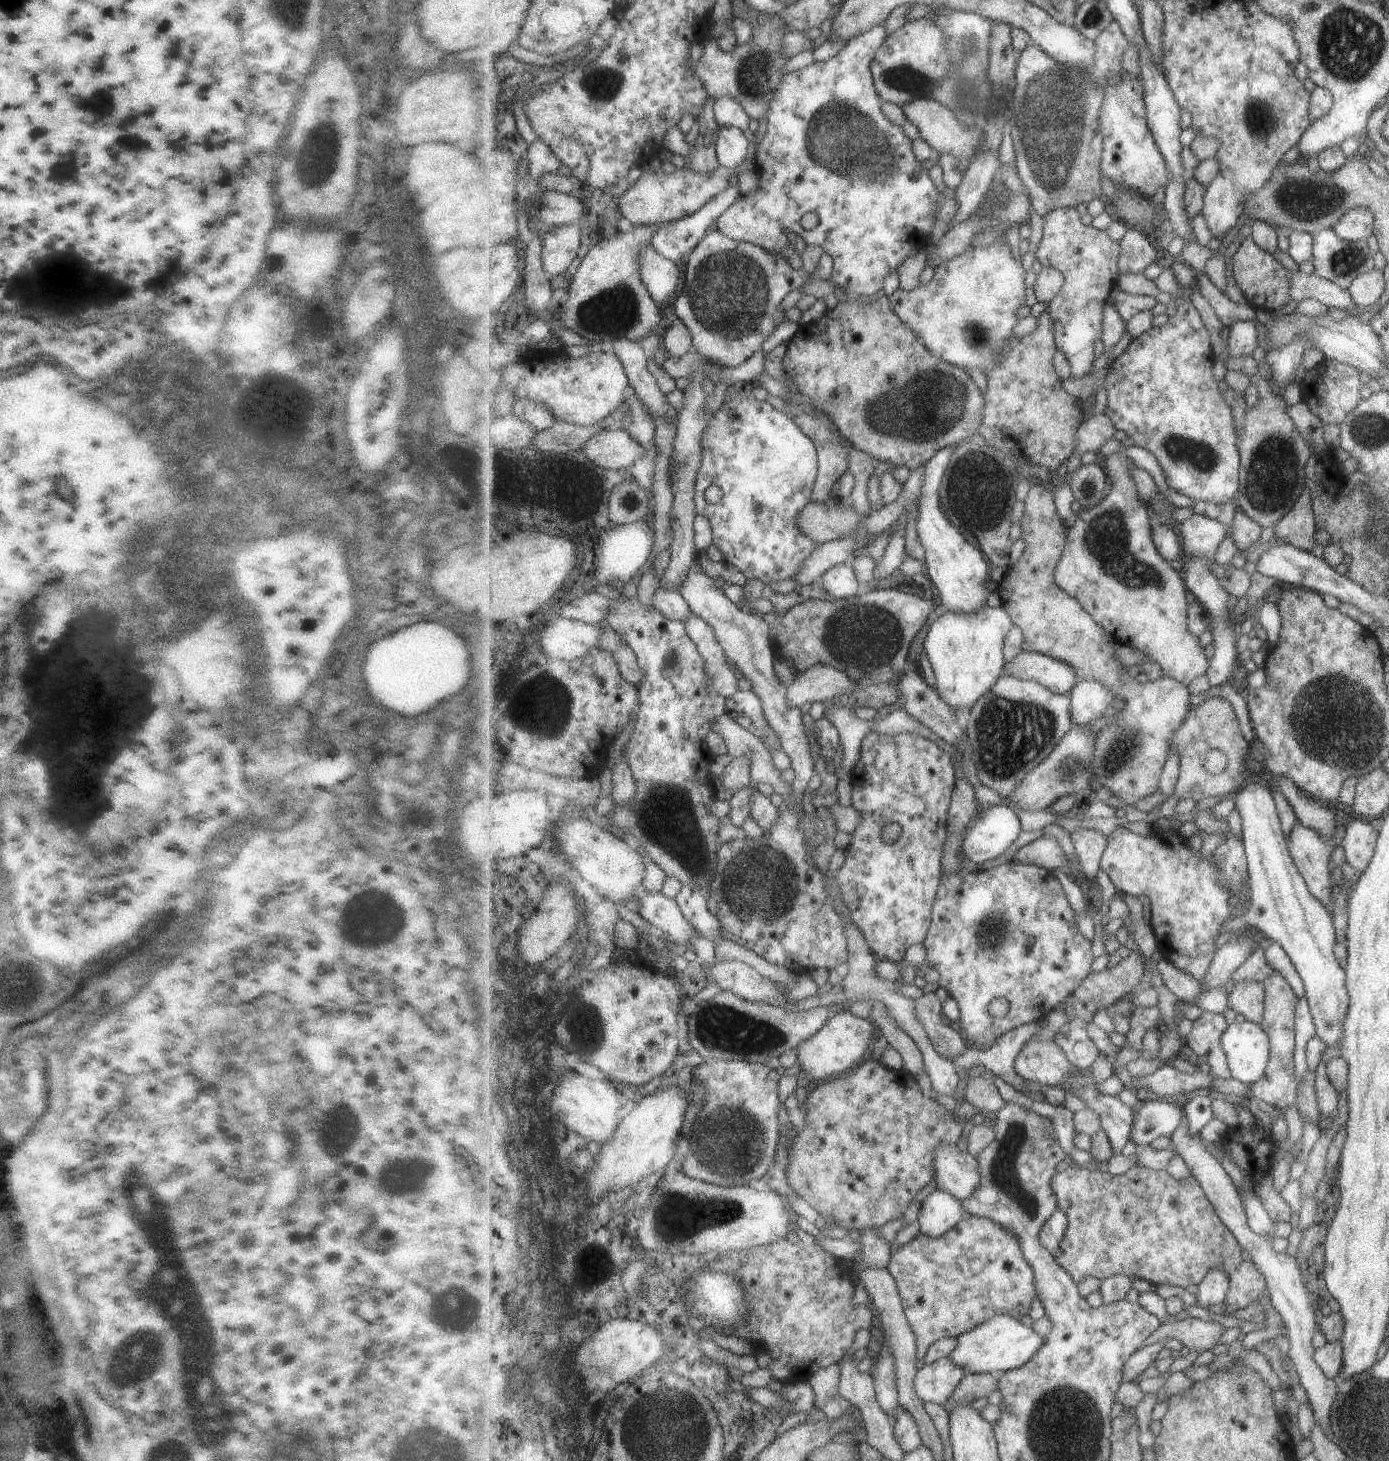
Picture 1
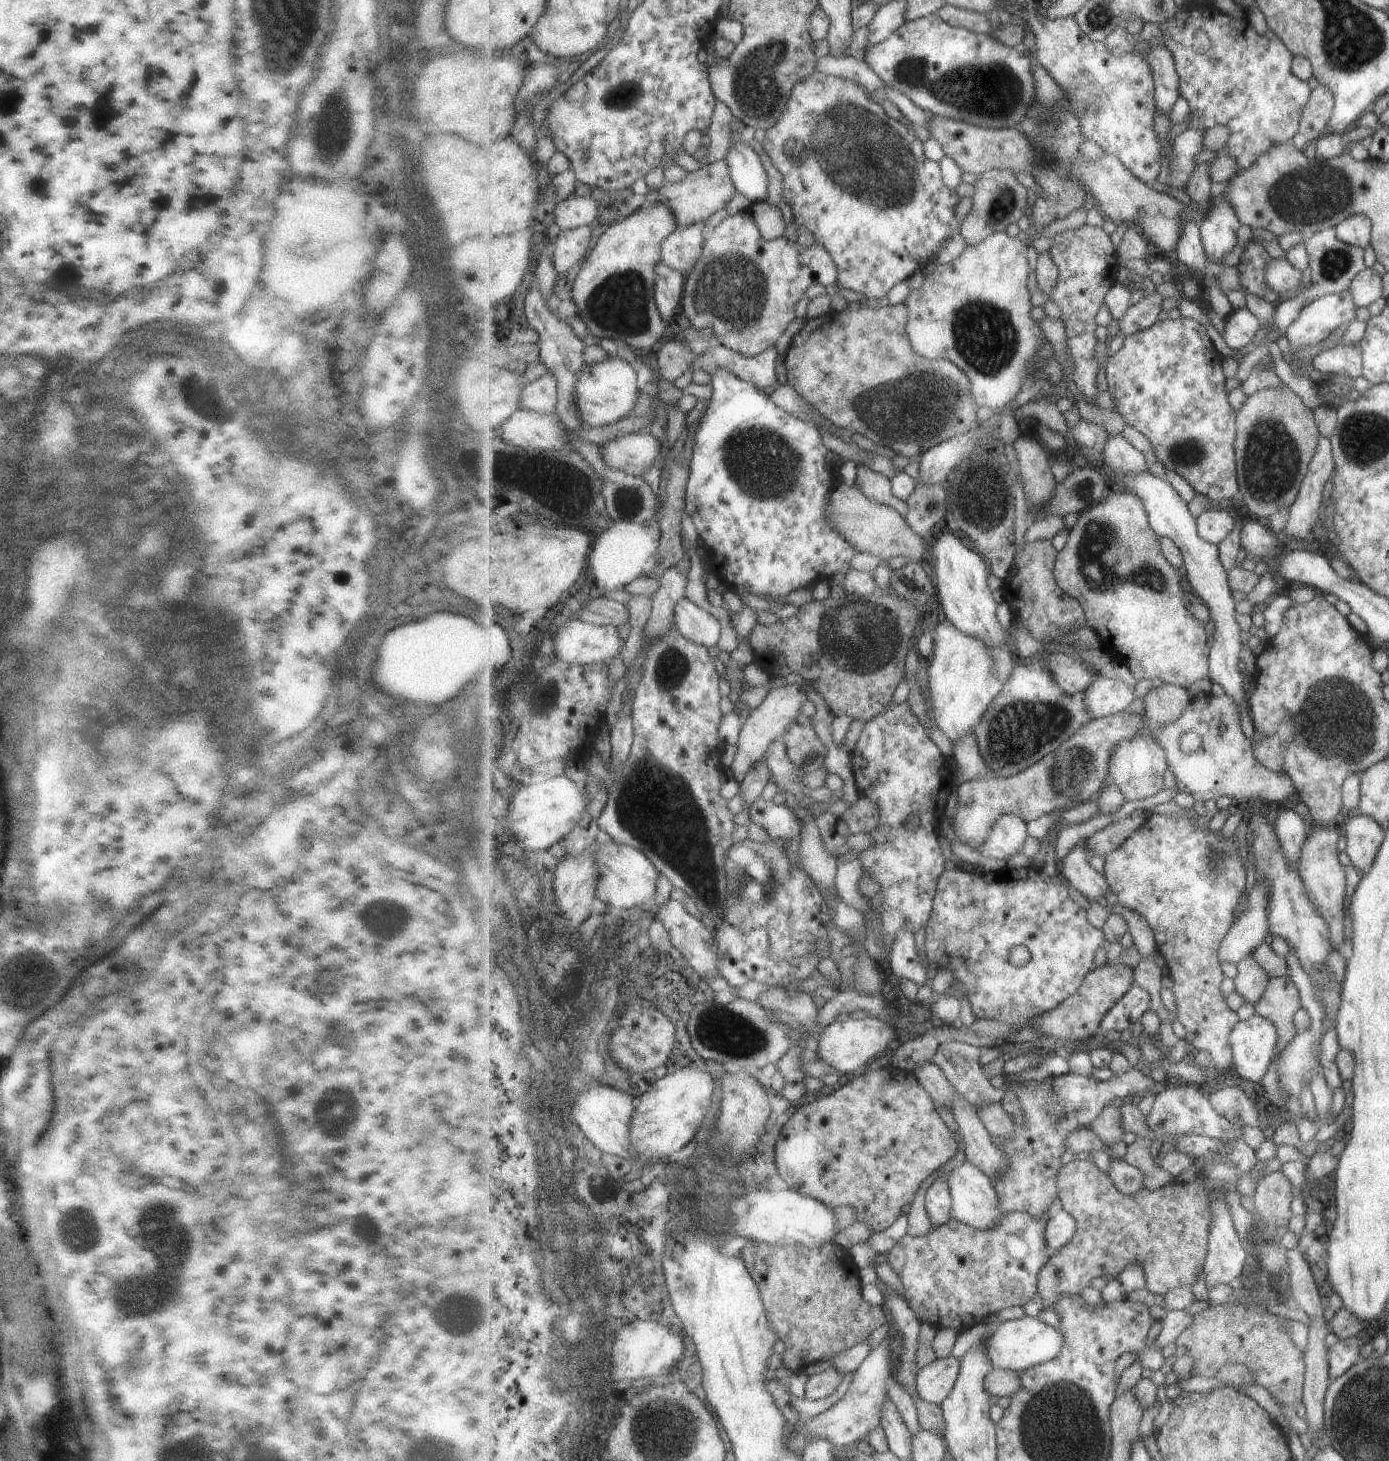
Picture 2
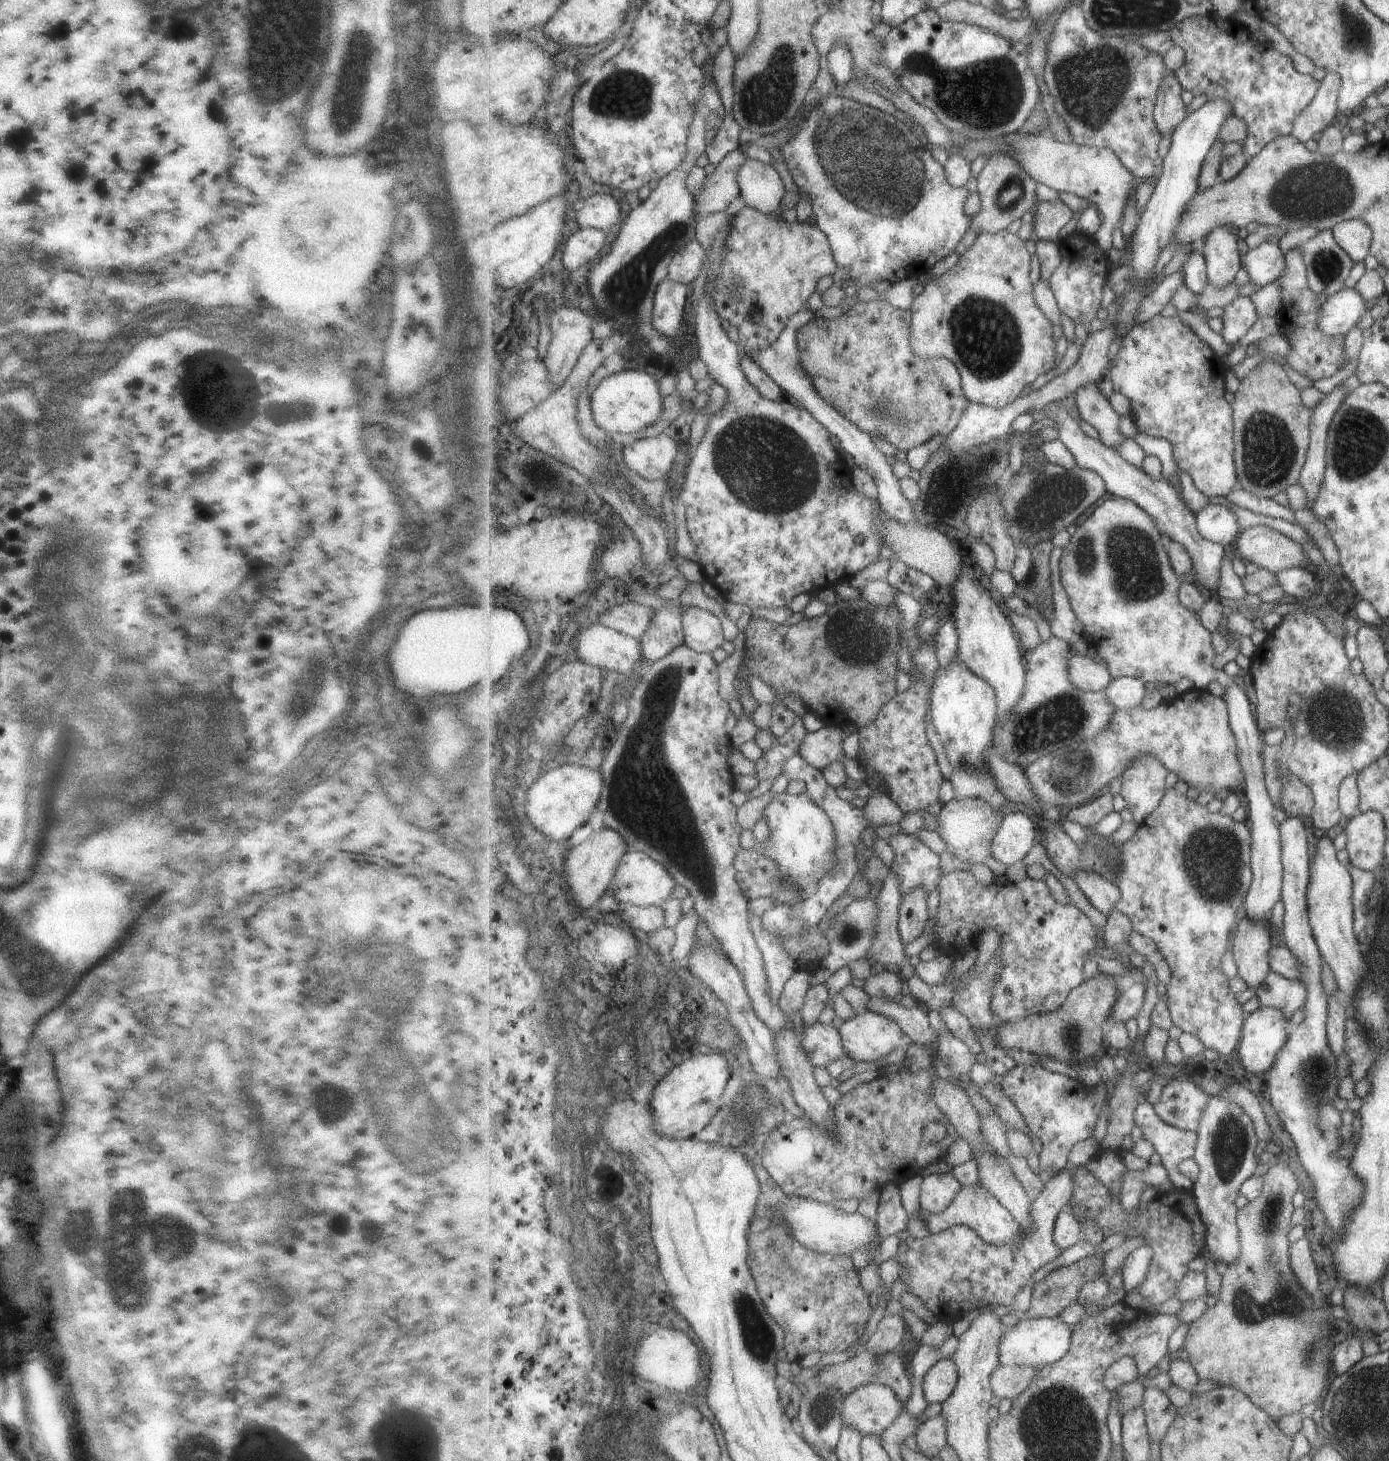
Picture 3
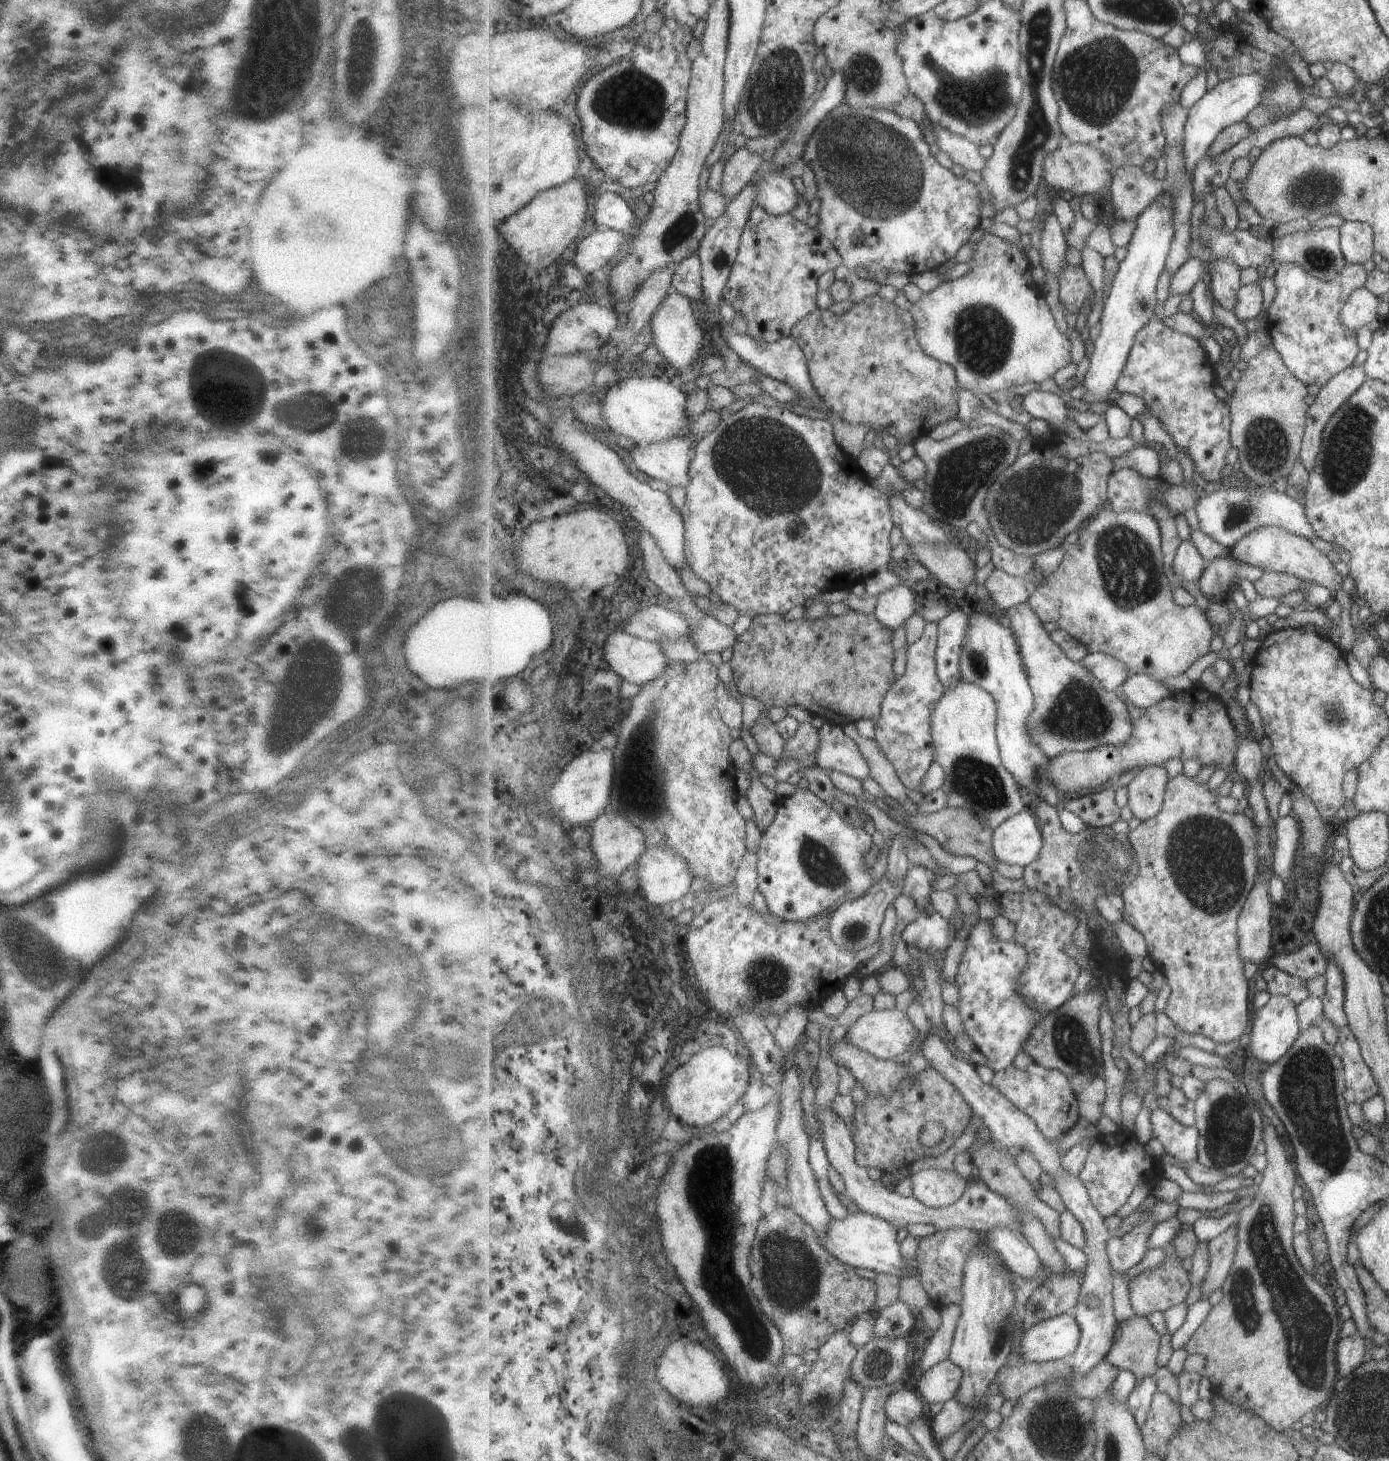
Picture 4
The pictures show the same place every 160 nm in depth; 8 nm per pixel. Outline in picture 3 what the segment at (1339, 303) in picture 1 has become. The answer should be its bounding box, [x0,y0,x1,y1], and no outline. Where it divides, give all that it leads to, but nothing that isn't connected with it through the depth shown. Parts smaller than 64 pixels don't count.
[1242,241,1286,288]

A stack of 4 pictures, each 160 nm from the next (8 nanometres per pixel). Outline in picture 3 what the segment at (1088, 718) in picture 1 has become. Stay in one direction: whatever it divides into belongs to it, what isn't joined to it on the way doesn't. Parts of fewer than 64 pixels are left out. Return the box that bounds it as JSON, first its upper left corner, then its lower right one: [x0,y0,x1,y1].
[1104,677,1147,711]

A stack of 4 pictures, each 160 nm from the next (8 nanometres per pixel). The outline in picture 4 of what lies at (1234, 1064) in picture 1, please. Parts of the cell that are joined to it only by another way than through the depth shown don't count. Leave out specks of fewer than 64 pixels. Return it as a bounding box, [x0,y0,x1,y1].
[1249,995,1302,1064]

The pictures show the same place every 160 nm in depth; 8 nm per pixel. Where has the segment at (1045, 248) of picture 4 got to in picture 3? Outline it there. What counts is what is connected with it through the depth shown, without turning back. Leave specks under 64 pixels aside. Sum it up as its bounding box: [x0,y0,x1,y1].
[1033,197,1075,242]

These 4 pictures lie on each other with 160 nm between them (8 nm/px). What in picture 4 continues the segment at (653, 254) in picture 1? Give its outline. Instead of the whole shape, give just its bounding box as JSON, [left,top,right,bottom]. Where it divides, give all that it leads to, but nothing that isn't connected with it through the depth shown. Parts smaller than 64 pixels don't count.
[650,287,708,373]

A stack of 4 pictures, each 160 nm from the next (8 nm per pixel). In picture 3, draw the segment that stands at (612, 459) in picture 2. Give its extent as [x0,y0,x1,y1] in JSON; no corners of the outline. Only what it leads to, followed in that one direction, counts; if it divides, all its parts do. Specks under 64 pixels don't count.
[623,432,680,480]

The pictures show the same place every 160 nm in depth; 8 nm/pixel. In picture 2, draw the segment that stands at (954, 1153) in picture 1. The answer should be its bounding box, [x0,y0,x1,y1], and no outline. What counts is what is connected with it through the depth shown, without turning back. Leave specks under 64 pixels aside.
[947,1160,1007,1230]

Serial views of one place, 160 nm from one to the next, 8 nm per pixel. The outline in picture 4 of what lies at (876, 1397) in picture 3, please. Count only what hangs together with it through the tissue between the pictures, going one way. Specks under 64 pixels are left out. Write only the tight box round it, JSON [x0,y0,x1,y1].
[885,1385,924,1427]

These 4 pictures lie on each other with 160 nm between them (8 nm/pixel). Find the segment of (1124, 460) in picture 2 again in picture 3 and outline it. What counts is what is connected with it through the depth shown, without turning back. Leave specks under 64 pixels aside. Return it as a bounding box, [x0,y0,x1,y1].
[1049,233,1120,445]

